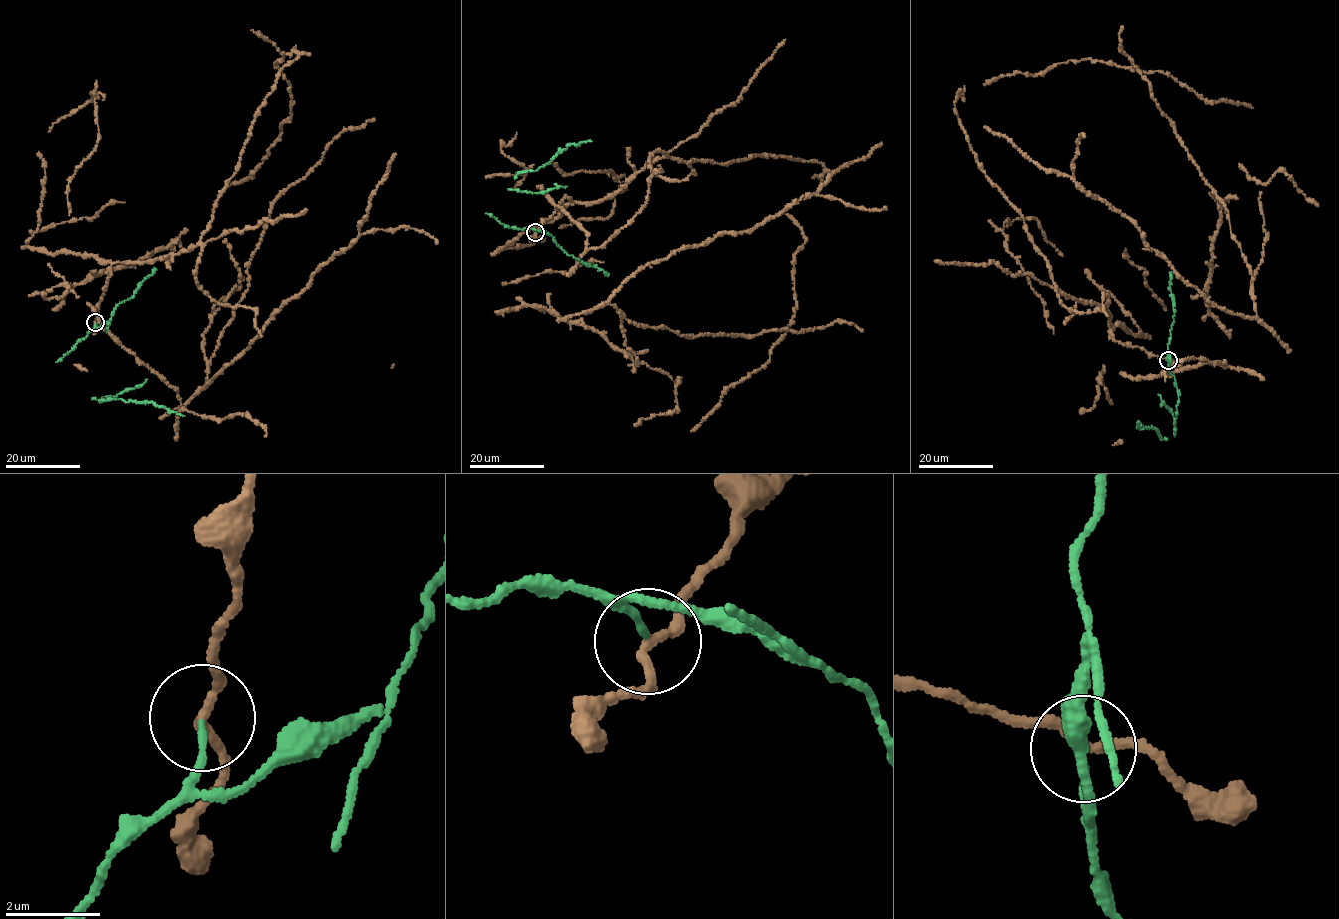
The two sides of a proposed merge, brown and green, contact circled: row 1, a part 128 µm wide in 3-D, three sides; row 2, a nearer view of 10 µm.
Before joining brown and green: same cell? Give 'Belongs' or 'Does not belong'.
Does not belong

